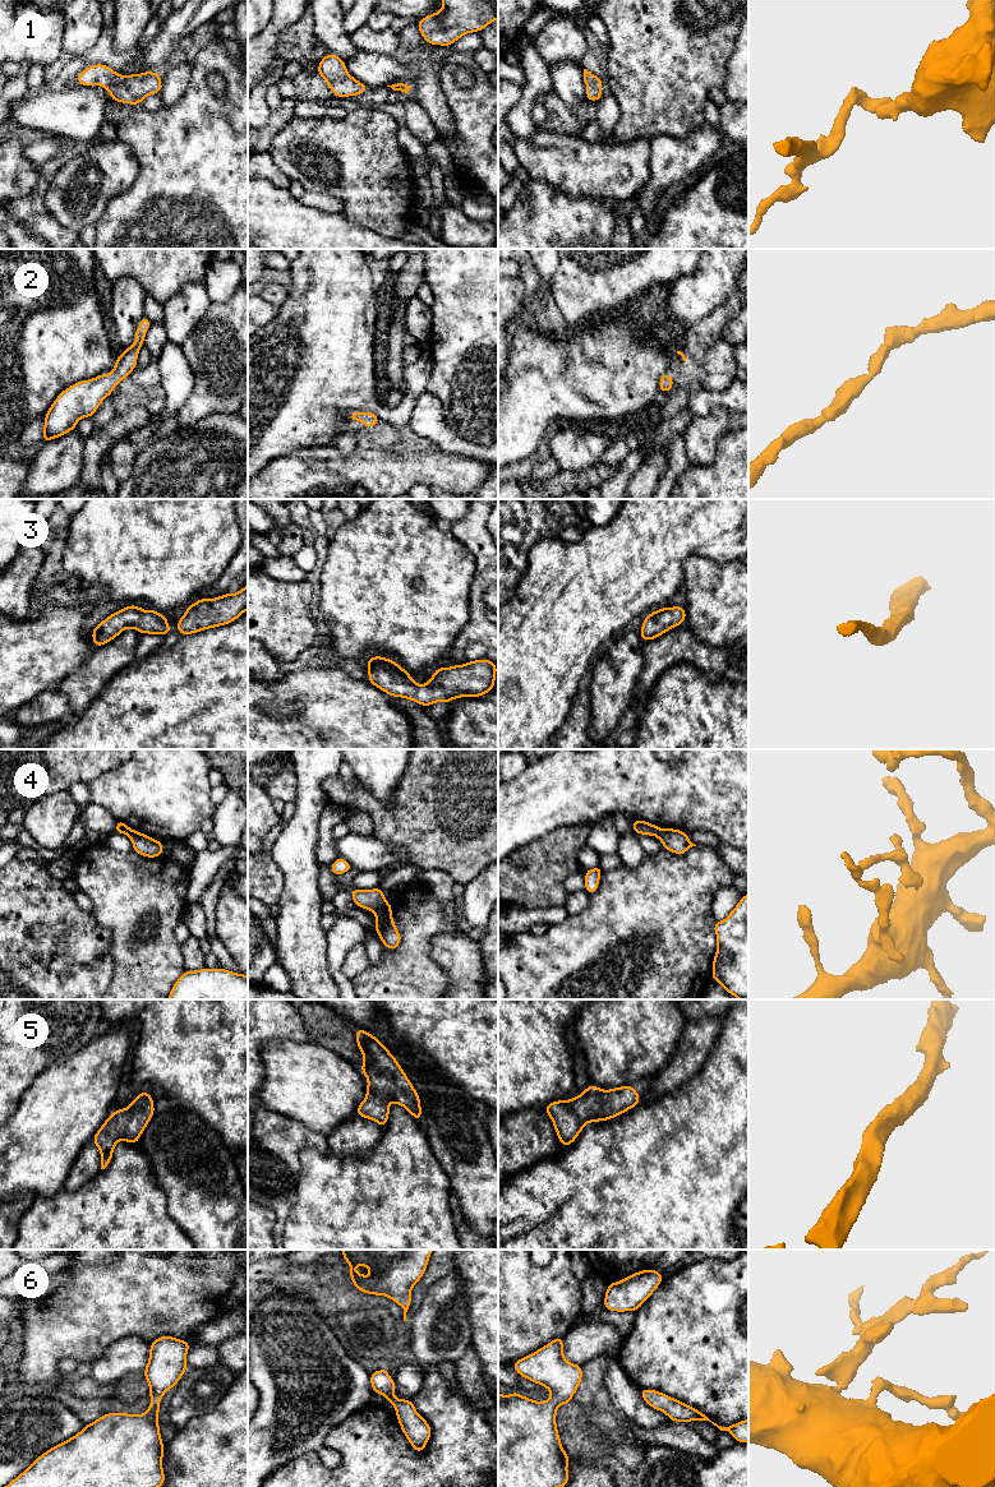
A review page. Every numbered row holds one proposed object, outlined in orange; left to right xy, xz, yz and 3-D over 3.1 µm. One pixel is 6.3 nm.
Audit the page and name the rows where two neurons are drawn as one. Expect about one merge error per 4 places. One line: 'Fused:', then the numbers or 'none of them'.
Fused: 4

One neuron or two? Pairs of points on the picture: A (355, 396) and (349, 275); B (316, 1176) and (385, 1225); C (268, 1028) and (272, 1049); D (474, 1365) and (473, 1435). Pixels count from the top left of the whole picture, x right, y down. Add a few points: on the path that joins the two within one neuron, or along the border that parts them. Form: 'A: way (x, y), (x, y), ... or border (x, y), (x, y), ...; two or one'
A: way (349, 365), (349, 305); one
B: way (331, 1195), (349, 1218), (365, 1225); one
C: border (300, 1043), (270, 1039), (261, 1048); two
D: border (457, 1385), (460, 1391), (484, 1412); two

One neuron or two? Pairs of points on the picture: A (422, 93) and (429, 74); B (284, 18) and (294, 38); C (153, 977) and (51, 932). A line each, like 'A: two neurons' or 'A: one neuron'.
A: one neuron
B: two neurons
C: two neurons

